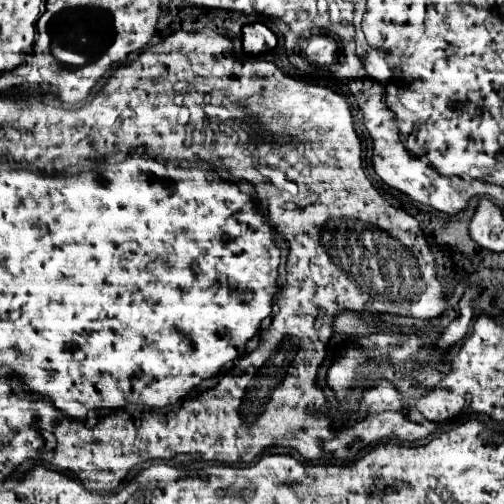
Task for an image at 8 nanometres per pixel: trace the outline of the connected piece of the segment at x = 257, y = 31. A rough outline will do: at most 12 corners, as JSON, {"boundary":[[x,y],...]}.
{"boundary":[[260,22],[244,26],[244,52],[276,48],[274,32]]}

